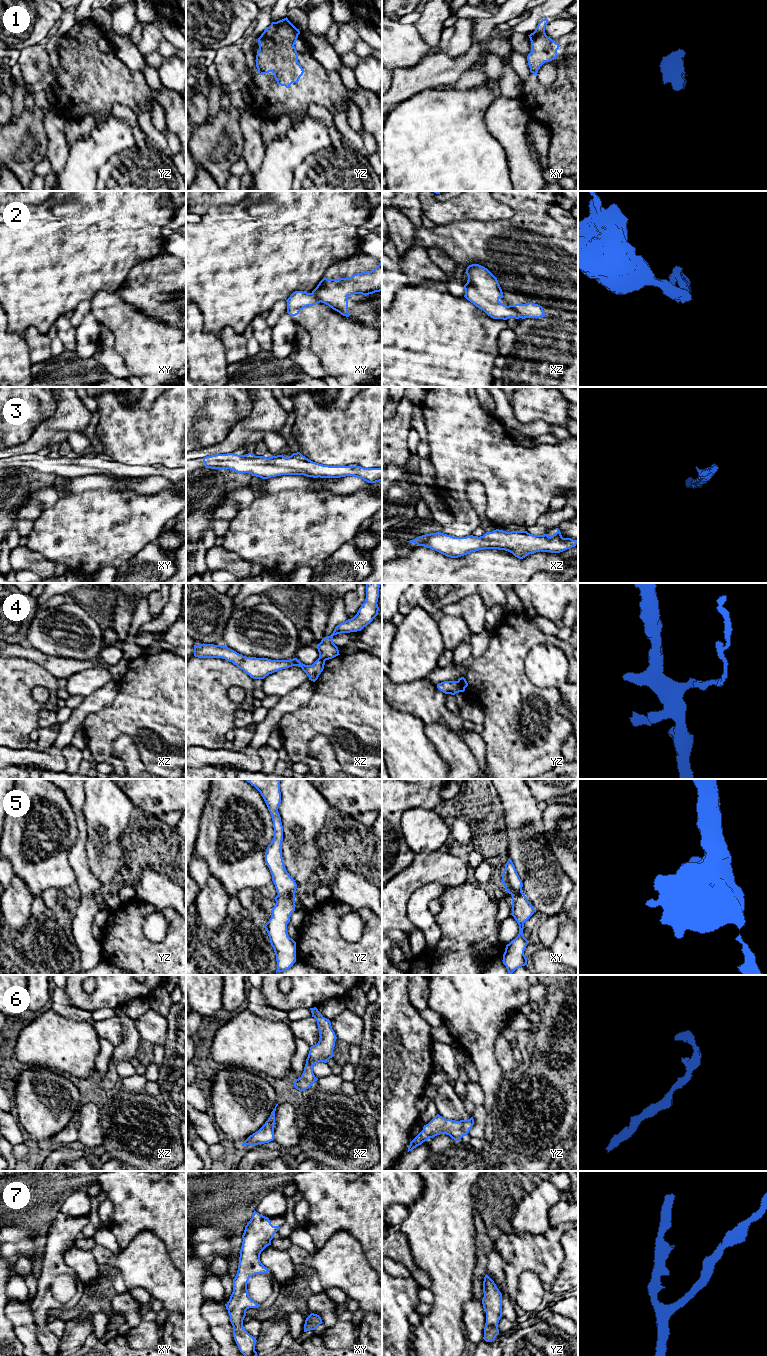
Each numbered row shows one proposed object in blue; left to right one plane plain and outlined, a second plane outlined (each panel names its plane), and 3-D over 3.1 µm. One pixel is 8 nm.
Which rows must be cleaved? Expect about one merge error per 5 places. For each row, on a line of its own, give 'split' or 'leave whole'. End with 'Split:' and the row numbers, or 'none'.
1: leave whole
2: split
3: leave whole
4: split
5: leave whole
6: leave whole
7: leave whole
Split: 2, 4

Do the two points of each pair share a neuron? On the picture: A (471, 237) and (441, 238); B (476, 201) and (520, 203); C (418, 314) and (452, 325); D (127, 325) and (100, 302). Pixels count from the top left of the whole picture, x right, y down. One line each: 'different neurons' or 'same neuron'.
A: same neuron
B: different neurons
C: same neuron
D: same neuron

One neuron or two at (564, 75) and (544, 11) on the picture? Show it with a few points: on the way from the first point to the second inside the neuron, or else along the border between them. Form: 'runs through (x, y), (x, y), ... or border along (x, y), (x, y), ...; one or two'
border along (551, 18), (543, 18), (530, 34); two

